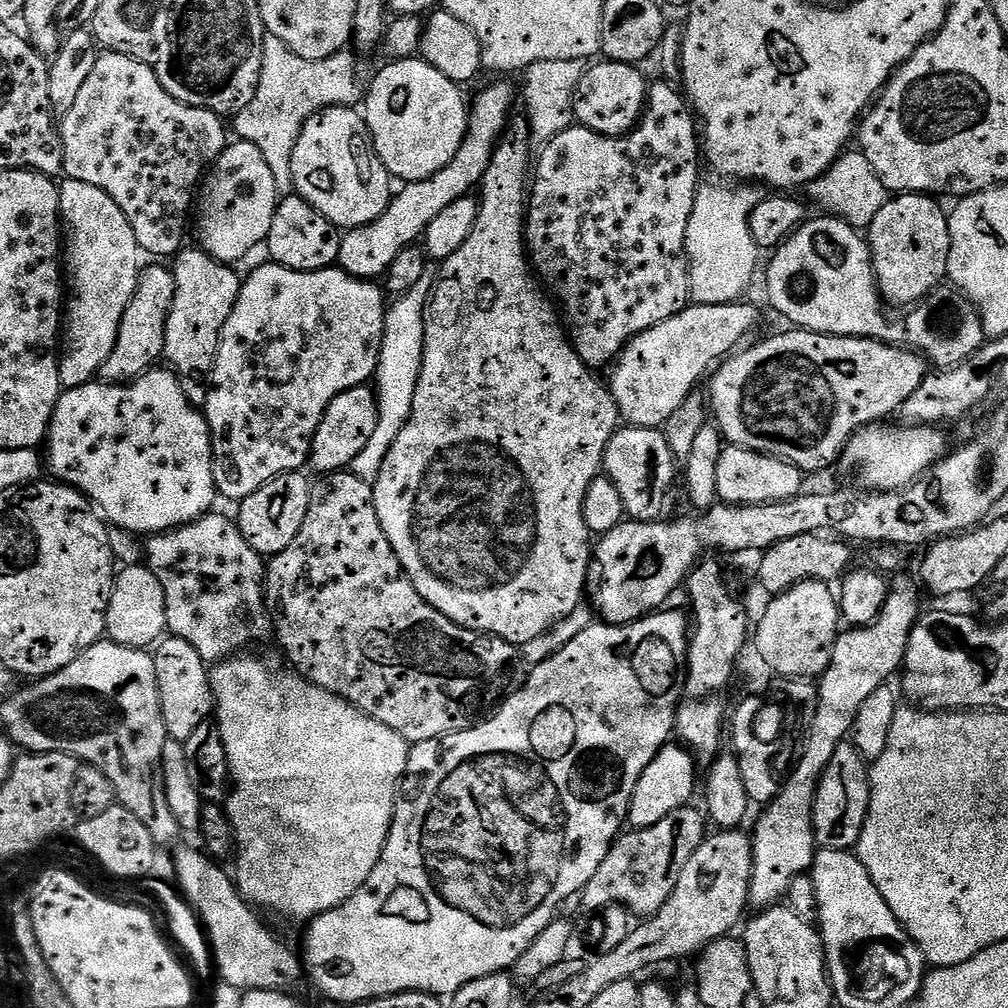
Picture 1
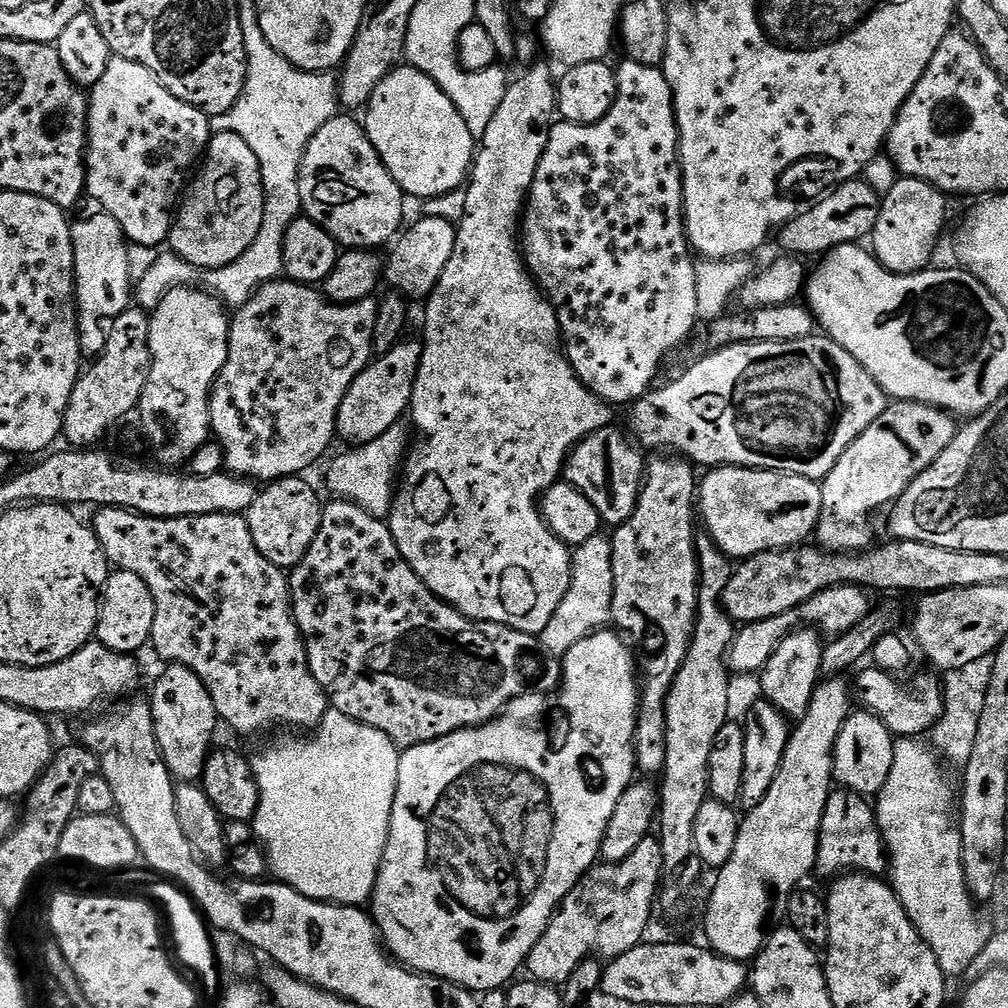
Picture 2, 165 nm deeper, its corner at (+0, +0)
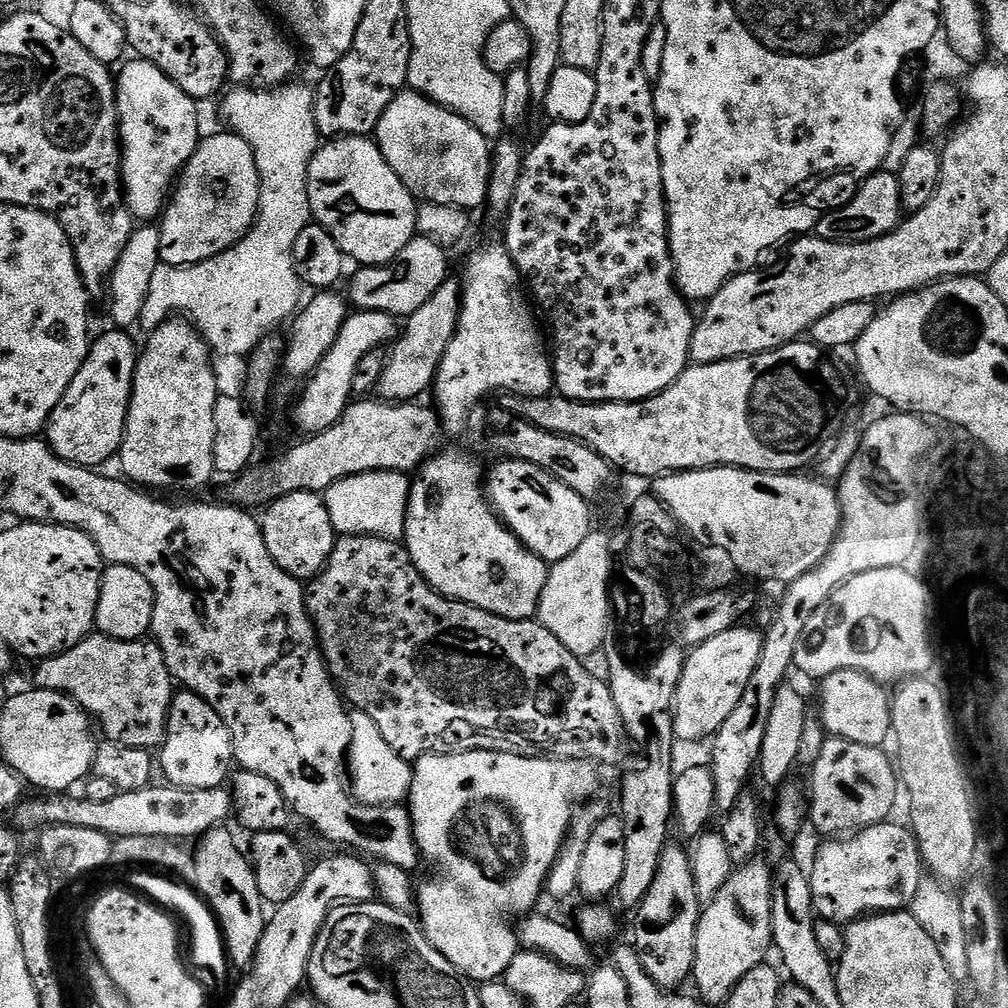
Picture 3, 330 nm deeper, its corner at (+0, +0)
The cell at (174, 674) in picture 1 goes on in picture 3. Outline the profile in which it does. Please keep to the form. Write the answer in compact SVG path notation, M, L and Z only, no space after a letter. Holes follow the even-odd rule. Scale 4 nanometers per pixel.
M194 690L177 691L172 697L168 711L168 729L164 732L164 742L158 749L158 768L164 771L169 785L186 790L210 790L225 787L234 768L234 738L228 729L228 721L223 720L218 710Z

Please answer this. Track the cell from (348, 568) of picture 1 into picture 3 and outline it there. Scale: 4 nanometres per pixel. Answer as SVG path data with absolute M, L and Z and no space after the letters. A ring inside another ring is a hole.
M340 536L320 575L307 585L306 599L308 617L316 628L316 639L320 642L320 652L332 683L355 711L372 719L374 726L378 726L382 733L382 738L386 738L390 750L398 753L403 760L415 762L423 756L490 750L519 756L551 757L553 760L586 760L597 765L619 762L620 747L626 744L626 737L622 731L618 706L614 706L614 698L607 683L601 677L600 681L594 673L587 672L584 669L585 661L566 650L566 646L562 646L562 642L558 642L558 638L554 638L554 634L550 634L550 630L546 630L546 626L535 619L507 620L481 608L463 604L461 600L447 600L445 596L438 595L422 578L403 543L377 536Z

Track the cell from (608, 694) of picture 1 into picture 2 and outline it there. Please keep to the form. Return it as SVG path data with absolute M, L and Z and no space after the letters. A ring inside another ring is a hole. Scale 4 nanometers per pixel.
M601 630L582 638L578 646L571 648L562 657L560 682L554 694L544 690L525 691L524 695L510 701L508 707L488 724L481 724L478 728L463 728L434 742L405 748L400 752L398 786L392 807L388 841L380 863L376 888L372 891L370 915L385 949L404 967L425 976L448 980L451 984L460 984L473 994L503 989L513 979L511 976L519 968L521 971L525 967L530 950L534 950L538 938L542 938L560 903L592 869L593 864L601 859L602 838L606 834L606 826L610 826L610 818L614 818L618 798L622 798L622 794L634 783L632 775L637 775L638 772L635 739L641 687L641 681L638 679L638 660L625 637L612 630Z

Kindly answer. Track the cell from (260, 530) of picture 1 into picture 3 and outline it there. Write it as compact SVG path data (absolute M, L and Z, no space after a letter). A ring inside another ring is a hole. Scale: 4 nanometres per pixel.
M295 492L278 498L263 509L262 527L266 538L266 550L270 558L286 574L295 580L311 582L320 575L334 550L338 533L334 522L330 522L330 510L319 492Z

